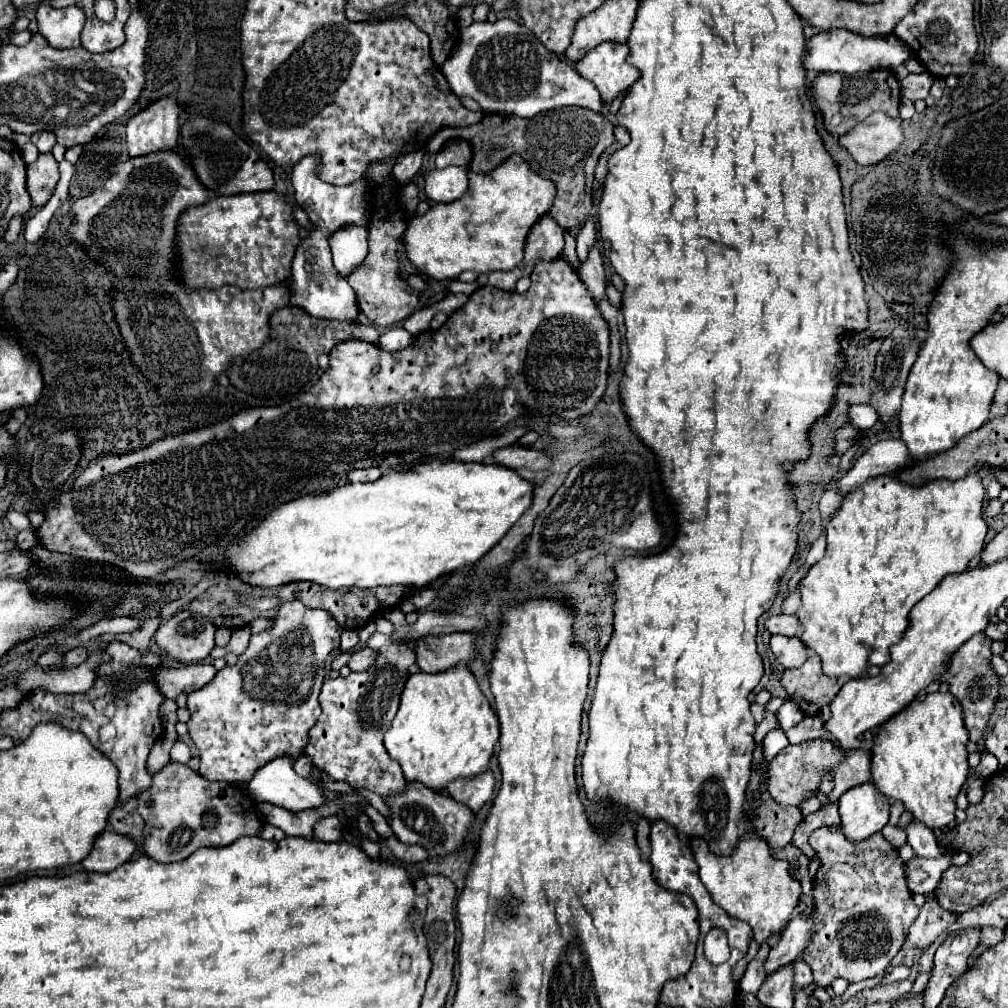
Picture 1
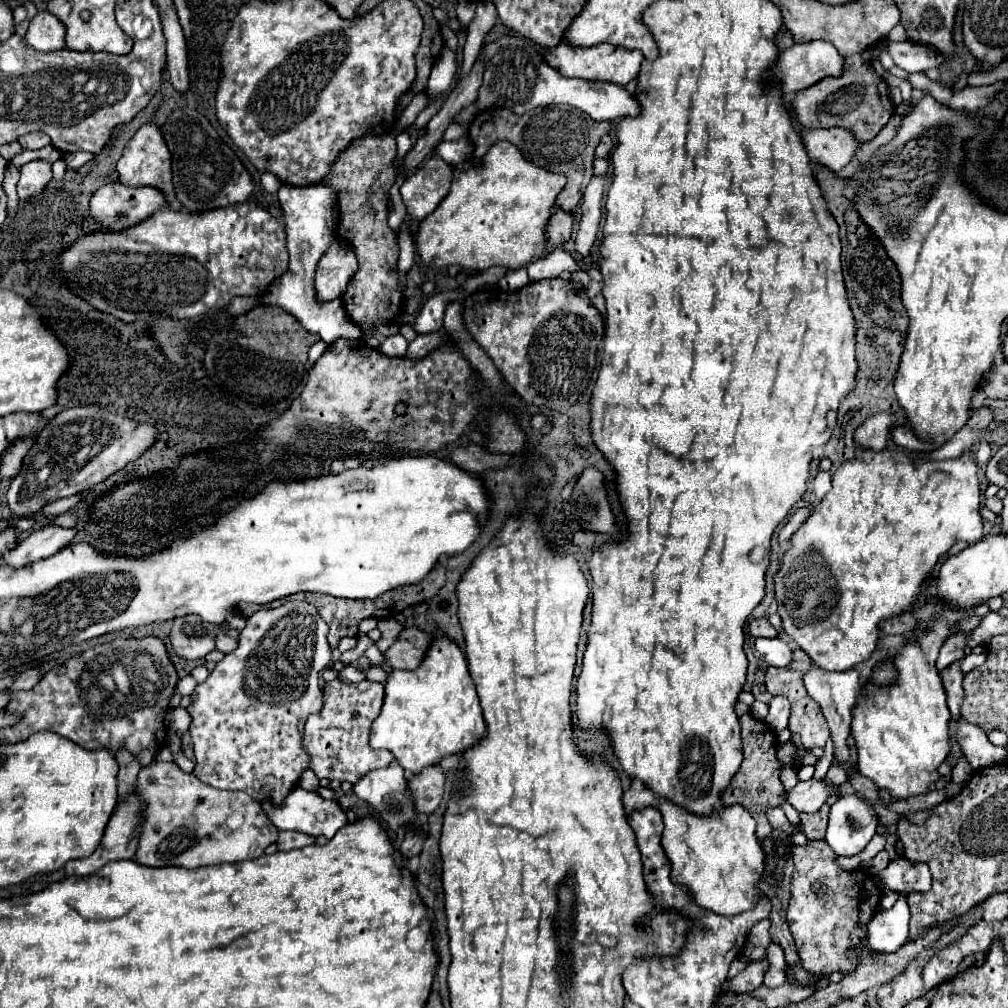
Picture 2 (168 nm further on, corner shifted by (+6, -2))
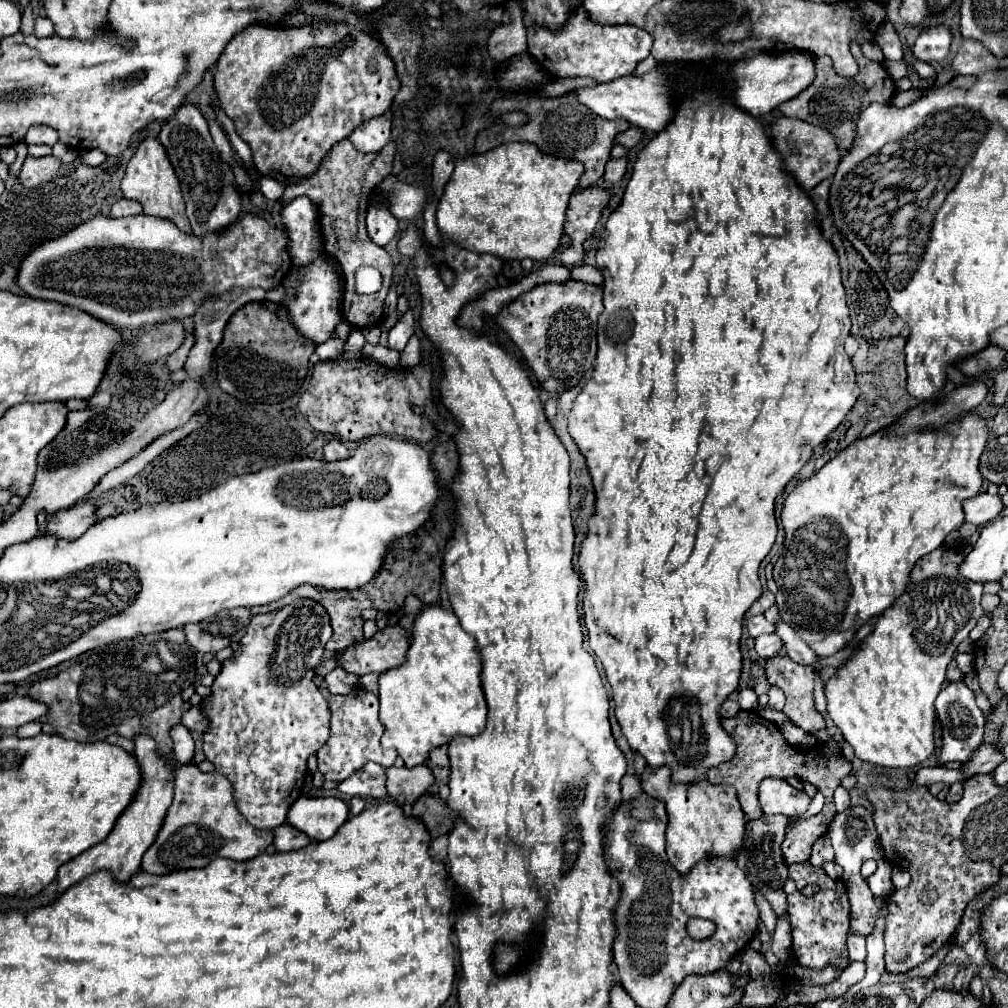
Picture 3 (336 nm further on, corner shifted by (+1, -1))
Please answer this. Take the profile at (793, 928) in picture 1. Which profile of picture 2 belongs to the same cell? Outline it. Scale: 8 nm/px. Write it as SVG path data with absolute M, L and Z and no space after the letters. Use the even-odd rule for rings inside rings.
M760 958L754 962L748 962L748 966L730 982L724 982L724 990L734 990L734 992L752 992L758 986L762 986L762 978L766 974L766 970L770 968L768 958Z

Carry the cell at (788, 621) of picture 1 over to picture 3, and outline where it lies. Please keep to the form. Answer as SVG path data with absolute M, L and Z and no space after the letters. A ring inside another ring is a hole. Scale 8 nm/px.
M755 615L747 621L747 629L749 629L749 635L751 637L759 637L763 633L773 633L775 631L775 625L769 623L763 615Z

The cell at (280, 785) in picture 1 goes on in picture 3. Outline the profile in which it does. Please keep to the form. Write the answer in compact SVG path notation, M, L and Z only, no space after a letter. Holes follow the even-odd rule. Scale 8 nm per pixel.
M299 797L287 813L287 823L315 841L325 841L349 819L349 807L337 797Z

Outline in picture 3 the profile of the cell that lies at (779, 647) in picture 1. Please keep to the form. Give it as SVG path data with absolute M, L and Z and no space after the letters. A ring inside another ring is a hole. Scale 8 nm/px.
M771 633L771 635L759 635L755 639L755 651L761 657L765 657L765 659L769 659L771 655L775 655L781 649L781 645L783 643L781 643L781 639L775 633Z

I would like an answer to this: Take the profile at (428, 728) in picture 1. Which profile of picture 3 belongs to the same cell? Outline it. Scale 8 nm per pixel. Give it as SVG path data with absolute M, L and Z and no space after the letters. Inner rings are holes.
M429 605L415 617L407 661L379 675L379 703L379 719L385 725L381 745L387 749L395 749L407 767L421 765L431 749L449 743L451 737L457 733L477 735L485 729L487 703L481 687L481 653L473 637L463 631L455 613L445 611L439 605Z

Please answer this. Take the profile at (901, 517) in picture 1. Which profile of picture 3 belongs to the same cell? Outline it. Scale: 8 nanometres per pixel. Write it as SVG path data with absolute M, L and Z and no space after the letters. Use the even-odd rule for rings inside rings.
M965 413L961 417L957 417L955 421L949 421L947 425L943 425L941 429L927 429L927 431L919 431L919 433L903 433L903 435L887 435L887 431L875 431L867 437L859 437L855 439L849 447L845 447L843 451L837 453L835 459L831 459L829 463L825 463L813 477L801 481L785 499L783 503L783 511L781 511L781 521L785 527L785 551L779 555L777 563L773 565L773 579L777 585L777 593L775 593L775 603L779 605L779 615L785 623L789 623L793 629L799 629L801 639L819 655L819 657L829 657L833 653L837 653L839 649L843 649L855 633L857 625L867 623L869 619L877 617L879 613L883 613L891 601L895 601L903 589L909 583L909 573L913 569L913 565L927 553L935 551L937 547L941 547L941 543L945 541L945 537L959 529L963 525L963 501L969 497L979 495L983 477L977 469L979 465L979 457L985 449L989 431L985 425L985 419L973 413Z

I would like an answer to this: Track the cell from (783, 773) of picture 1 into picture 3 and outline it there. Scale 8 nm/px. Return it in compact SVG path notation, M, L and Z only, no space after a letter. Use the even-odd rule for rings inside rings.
M787 655L785 657L775 657L775 659L769 659L767 661L767 677L769 677L769 683L775 683L779 685L785 695L787 695L787 701L785 701L785 707L783 707L783 713L795 723L799 725L801 729L805 731L819 731L819 729L825 729L825 719L823 715L815 709L815 701L813 701L813 669L811 667L805 667L805 665L797 665L793 663Z

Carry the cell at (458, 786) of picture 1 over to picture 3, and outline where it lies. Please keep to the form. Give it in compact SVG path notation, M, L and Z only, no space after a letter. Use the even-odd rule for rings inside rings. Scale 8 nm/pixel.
M417 765L413 769L407 767L389 767L385 769L387 777L387 795L395 803L415 803L433 783L433 773L427 765Z

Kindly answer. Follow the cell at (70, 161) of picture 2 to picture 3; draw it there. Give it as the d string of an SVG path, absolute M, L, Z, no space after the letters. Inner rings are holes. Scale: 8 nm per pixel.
M89 149L89 151L81 151L81 159L87 165L101 165L107 159L107 155L99 149Z

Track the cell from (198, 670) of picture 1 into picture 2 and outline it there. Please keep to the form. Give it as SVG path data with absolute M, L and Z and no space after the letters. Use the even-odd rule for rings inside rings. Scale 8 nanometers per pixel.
M188 674L188 676L184 676L184 678L180 678L180 680L178 680L178 684L176 684L176 694L190 696L190 694L194 692L196 684L198 684L198 682L194 680L194 676L192 676L192 674Z

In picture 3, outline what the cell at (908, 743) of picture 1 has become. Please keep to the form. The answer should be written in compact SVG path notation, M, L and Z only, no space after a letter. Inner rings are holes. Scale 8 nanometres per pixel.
M939 547L927 557L921 557L911 571L909 585L895 603L885 609L873 623L873 631L859 643L857 651L837 667L835 675L825 683L827 711L833 723L841 729L845 741L853 747L861 761L869 761L881 767L909 769L929 759L933 753L933 721L935 721L935 697L939 695L947 665L951 663L957 645L967 639L977 619L983 615L981 581L967 581L959 573L959 565L965 555L959 549Z

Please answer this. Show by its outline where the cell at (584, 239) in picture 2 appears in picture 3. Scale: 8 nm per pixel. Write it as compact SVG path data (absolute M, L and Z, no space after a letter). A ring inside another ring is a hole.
M627 157L621 159L609 159L609 163L605 165L605 175L603 175L603 185L615 185L621 181L621 177L625 175L627 169Z

